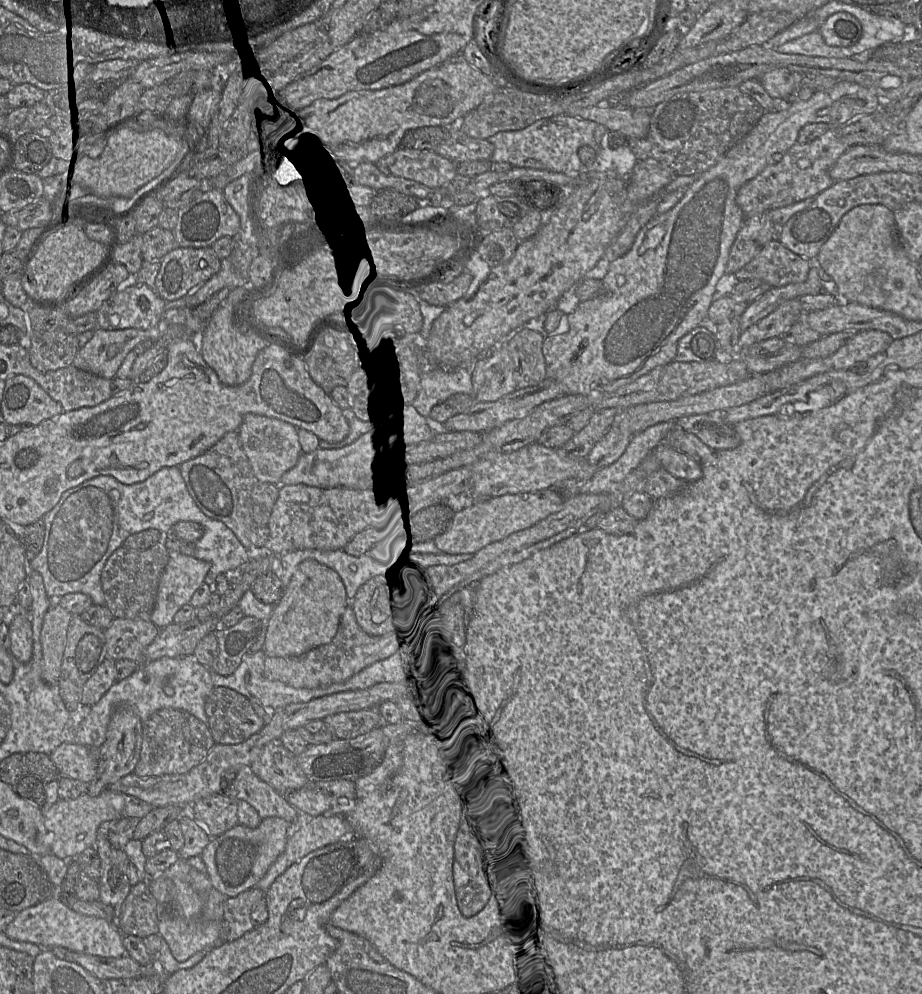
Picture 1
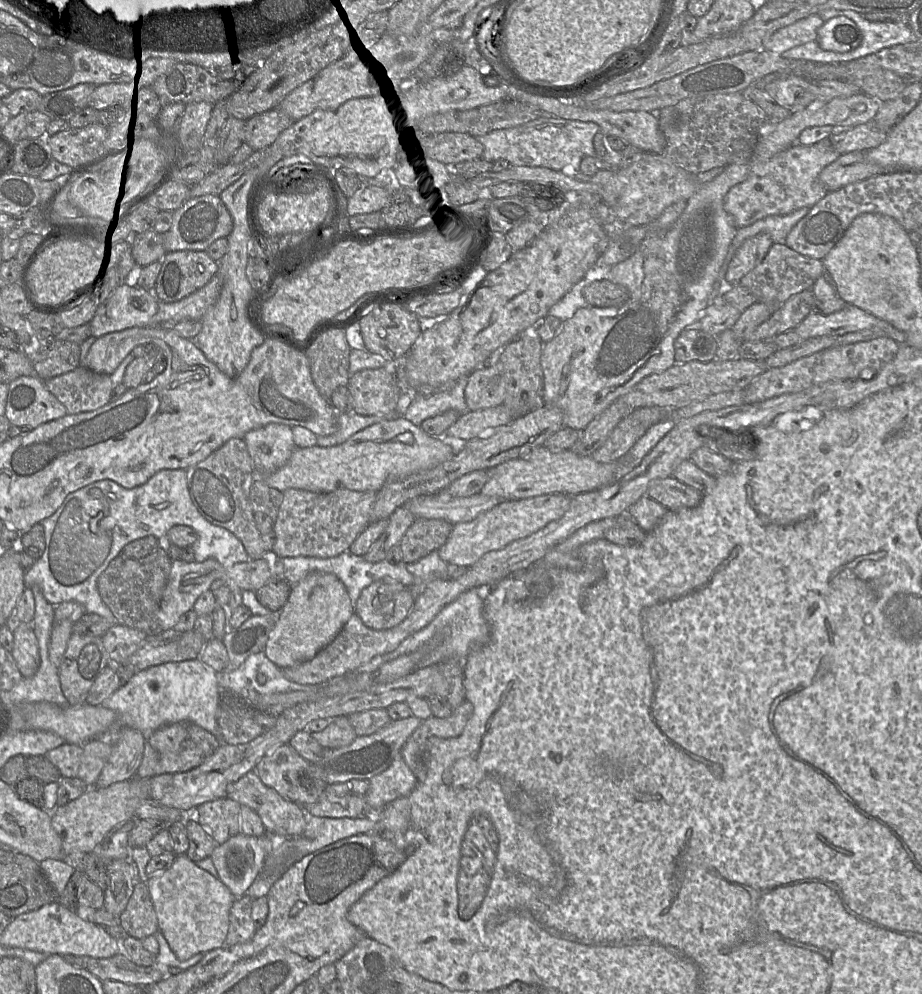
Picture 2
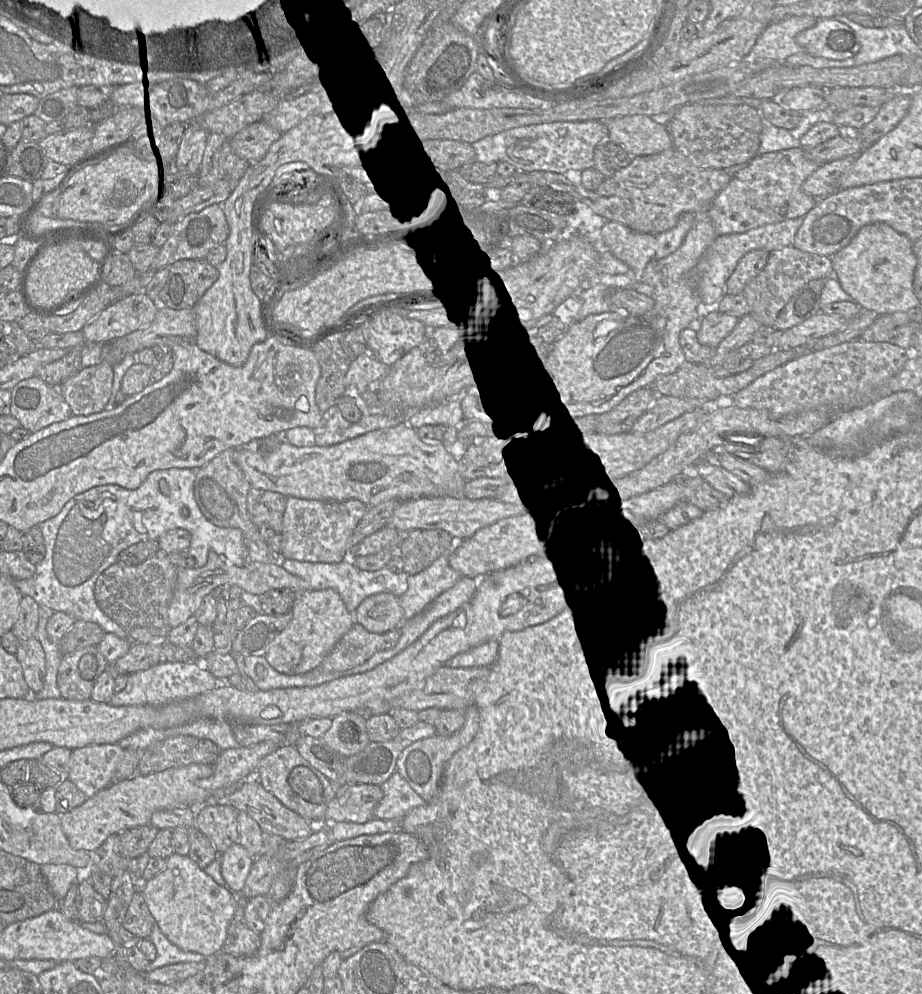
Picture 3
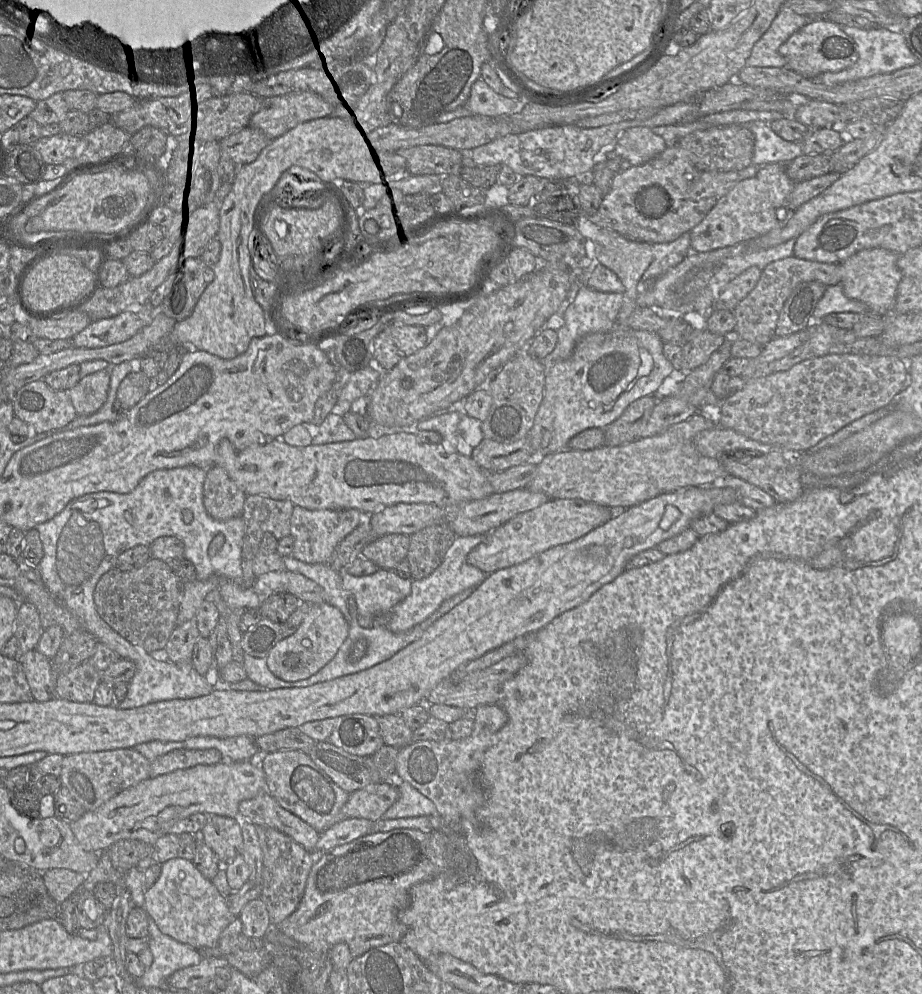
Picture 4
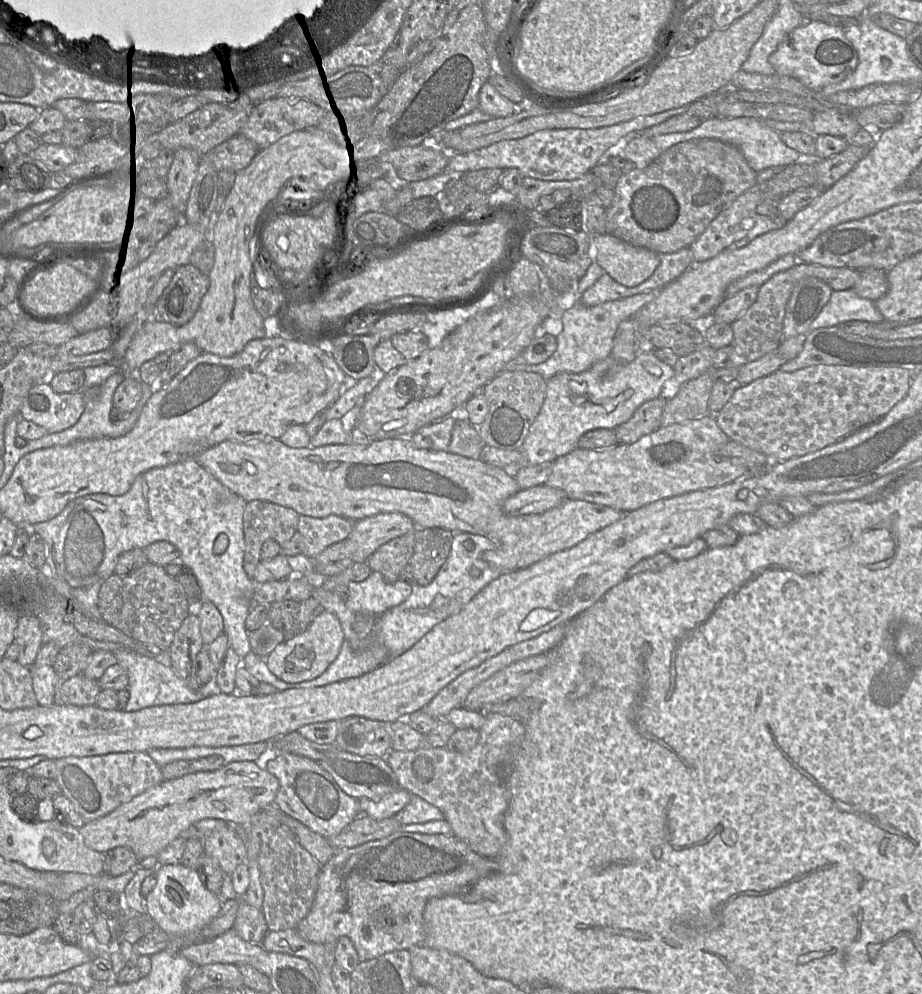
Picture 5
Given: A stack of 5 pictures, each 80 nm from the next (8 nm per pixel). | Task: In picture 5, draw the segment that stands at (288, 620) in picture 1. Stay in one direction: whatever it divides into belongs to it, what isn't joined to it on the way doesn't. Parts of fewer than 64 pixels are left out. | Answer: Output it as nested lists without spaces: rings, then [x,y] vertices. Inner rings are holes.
[[[323,611],[307,627],[293,638],[287,638],[265,658],[268,669],[287,683],[300,683],[320,676],[338,656],[344,633],[335,613]]]

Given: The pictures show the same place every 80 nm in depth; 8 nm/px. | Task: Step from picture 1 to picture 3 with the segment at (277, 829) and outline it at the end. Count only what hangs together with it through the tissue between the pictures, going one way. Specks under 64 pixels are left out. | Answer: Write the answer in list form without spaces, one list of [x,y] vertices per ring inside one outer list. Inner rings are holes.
[[[240,843],[233,844],[218,857],[226,886],[233,893],[239,895],[250,874],[255,858]]]

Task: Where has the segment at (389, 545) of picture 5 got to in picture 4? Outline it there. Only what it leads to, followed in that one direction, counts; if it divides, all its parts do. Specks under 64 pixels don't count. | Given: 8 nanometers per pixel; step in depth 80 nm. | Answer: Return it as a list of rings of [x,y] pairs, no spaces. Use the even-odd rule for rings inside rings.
[[[388,534],[369,541],[361,550],[361,556],[375,563],[380,569],[393,570],[406,558],[410,535]]]

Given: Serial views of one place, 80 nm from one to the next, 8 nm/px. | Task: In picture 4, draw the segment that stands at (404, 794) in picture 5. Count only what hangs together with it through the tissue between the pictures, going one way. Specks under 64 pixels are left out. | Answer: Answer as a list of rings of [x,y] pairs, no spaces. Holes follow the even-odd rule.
[[[391,782],[370,784],[349,794],[339,819],[358,818],[376,822],[398,800],[399,790]]]

